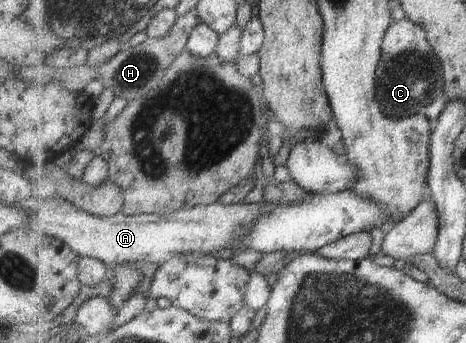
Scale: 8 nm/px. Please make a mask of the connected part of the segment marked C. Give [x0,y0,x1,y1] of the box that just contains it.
[376,18,445,120]

